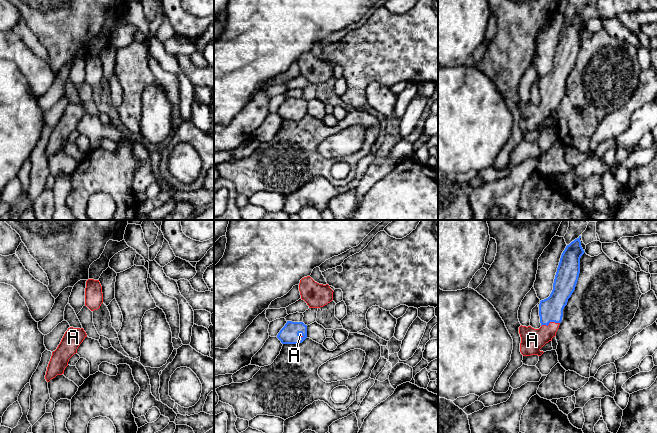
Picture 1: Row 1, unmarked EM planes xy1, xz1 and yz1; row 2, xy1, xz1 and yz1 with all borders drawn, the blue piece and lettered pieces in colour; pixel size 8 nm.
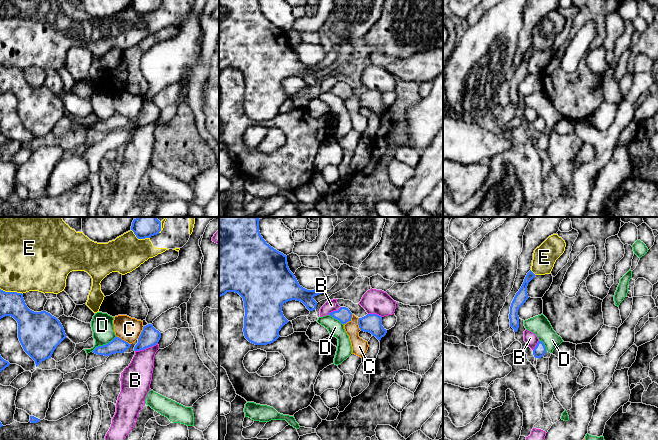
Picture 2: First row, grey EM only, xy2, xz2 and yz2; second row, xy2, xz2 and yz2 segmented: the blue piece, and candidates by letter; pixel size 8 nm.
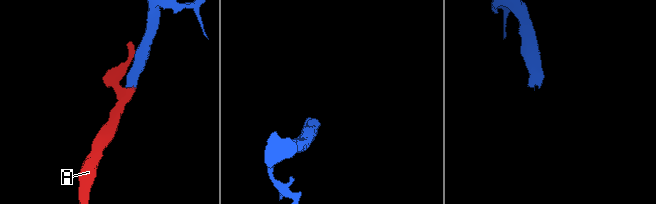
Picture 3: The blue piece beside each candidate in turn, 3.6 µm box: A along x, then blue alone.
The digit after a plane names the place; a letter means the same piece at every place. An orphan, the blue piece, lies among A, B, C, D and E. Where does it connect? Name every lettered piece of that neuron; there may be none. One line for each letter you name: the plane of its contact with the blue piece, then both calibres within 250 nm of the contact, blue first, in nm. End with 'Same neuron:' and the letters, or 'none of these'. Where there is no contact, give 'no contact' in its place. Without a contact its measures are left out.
A: contact in yz1; calibres 190 and 190 nm
Same neuron: A

